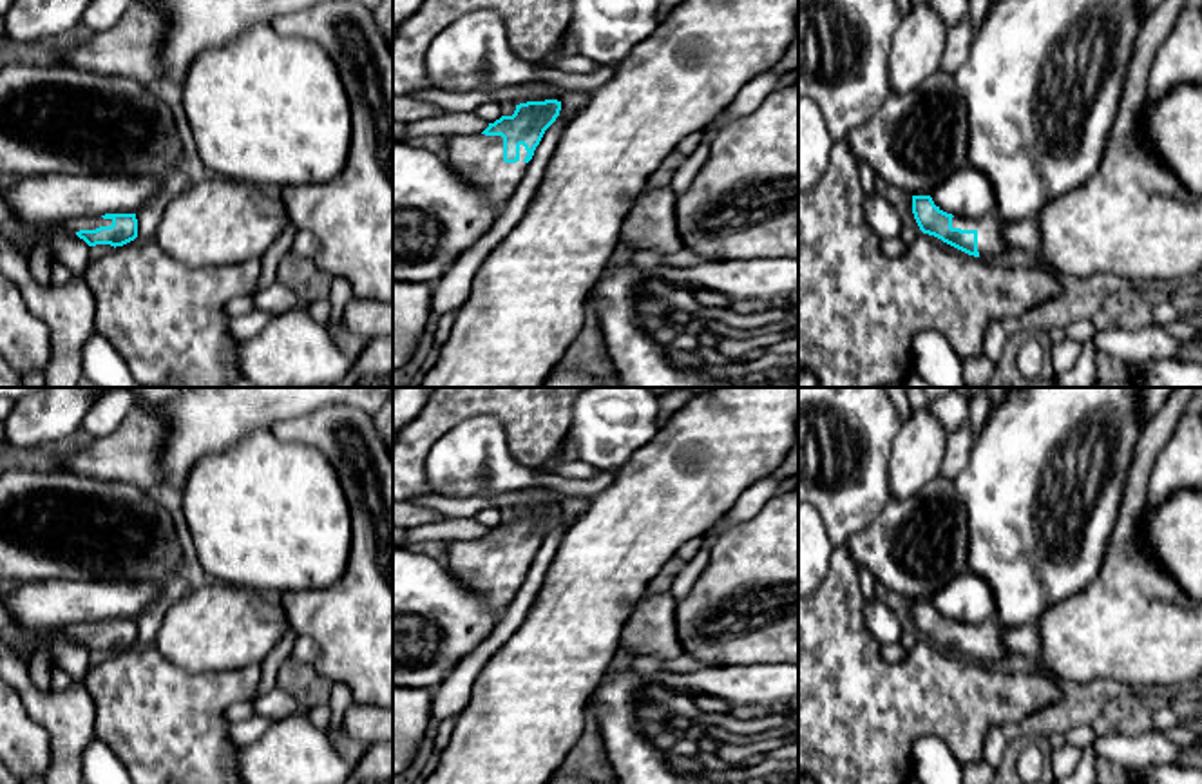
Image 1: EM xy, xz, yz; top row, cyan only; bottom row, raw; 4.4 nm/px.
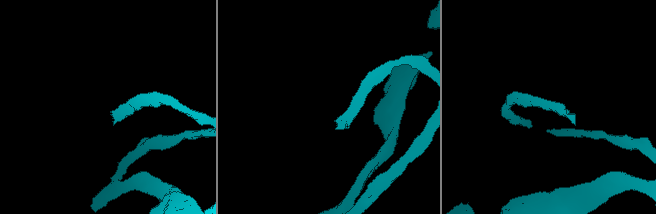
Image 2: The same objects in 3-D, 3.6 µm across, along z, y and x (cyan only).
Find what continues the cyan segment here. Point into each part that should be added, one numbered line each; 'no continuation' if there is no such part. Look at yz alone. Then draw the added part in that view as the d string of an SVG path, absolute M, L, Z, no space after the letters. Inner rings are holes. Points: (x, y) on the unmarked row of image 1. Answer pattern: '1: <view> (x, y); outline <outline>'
1: yz (991, 649); outline M988 619L981 625L952 623L952 634L976 636L978 637L978 657L981 664L994 664L1008 654L1001 641L1001 626L996 619Z

